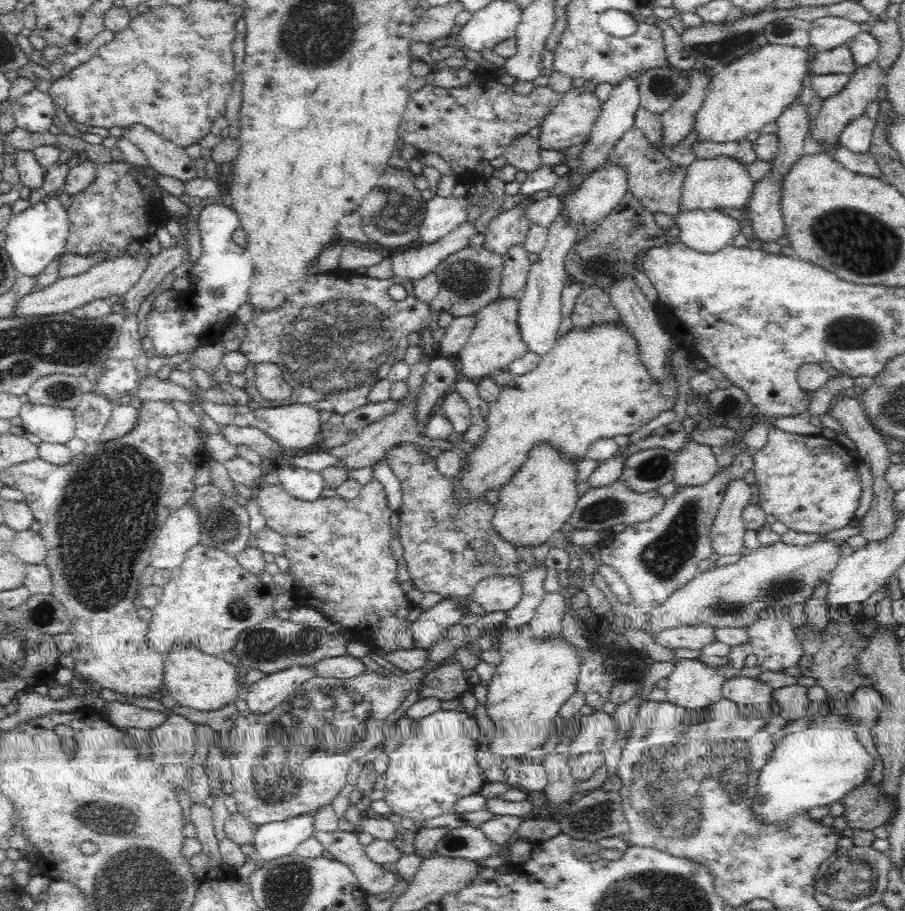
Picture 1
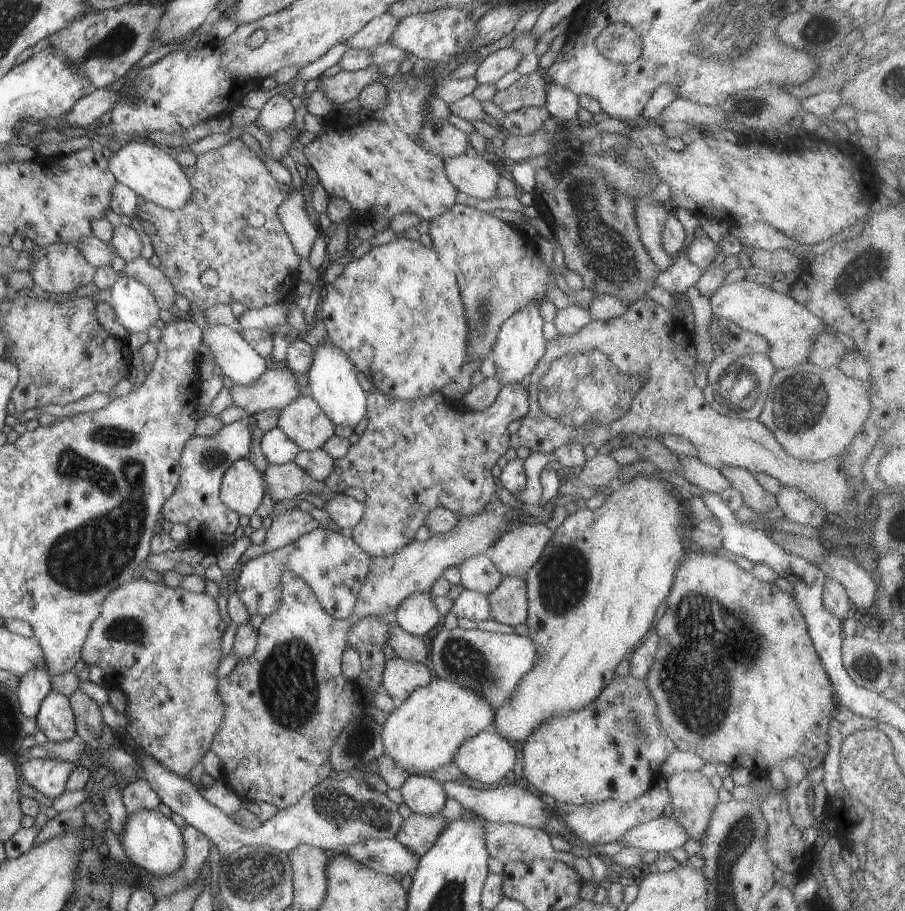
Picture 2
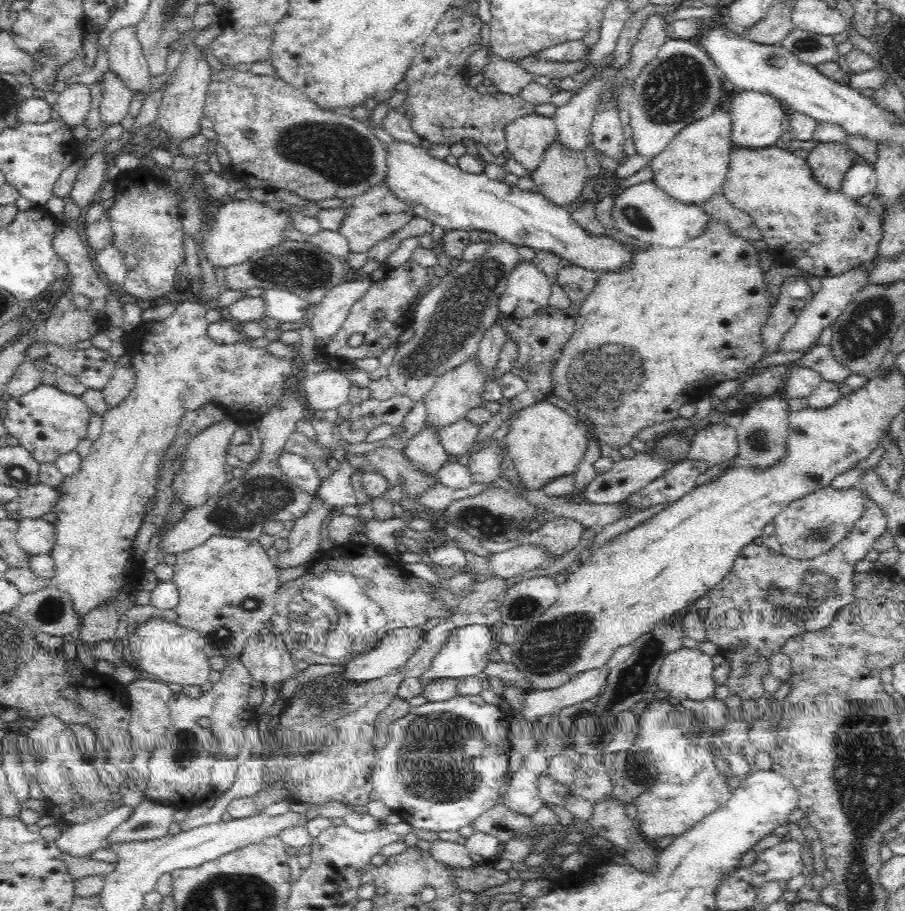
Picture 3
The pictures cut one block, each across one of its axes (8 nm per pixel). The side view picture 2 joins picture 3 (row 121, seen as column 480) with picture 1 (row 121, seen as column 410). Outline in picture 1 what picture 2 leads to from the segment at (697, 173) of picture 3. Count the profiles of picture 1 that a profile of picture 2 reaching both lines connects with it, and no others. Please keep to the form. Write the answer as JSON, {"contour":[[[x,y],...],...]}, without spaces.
{"contour":[[[768,43],[733,60],[719,73],[712,75],[700,110],[692,120],[692,131],[696,131],[697,142],[731,143],[746,139],[750,132],[775,122],[803,86],[806,67],[810,64],[806,52],[807,49]]]}

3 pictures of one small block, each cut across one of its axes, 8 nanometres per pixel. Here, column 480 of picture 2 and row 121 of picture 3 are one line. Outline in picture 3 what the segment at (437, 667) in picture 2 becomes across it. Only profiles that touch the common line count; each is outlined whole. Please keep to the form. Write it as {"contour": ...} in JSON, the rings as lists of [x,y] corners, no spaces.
{"contour":[[[667,40],[659,48],[656,58],[636,77],[633,99],[627,105],[636,151],[650,162],[668,147],[684,127],[720,108],[721,76],[708,54],[694,41]]]}

